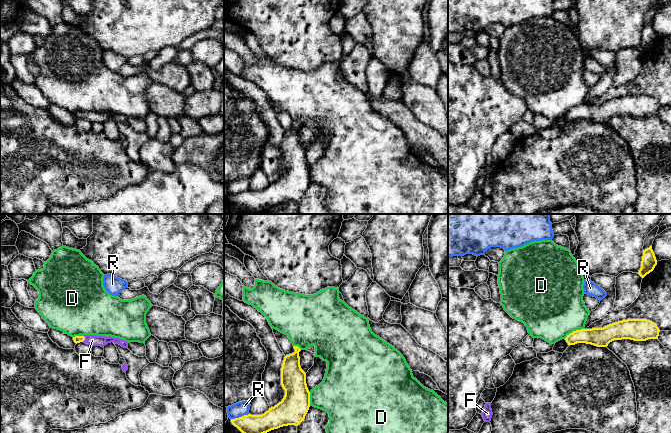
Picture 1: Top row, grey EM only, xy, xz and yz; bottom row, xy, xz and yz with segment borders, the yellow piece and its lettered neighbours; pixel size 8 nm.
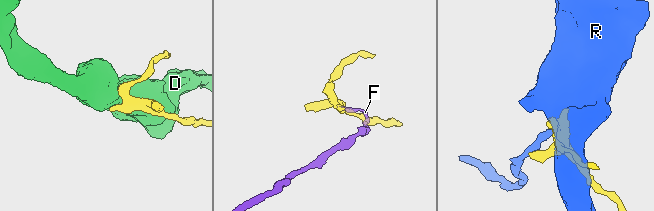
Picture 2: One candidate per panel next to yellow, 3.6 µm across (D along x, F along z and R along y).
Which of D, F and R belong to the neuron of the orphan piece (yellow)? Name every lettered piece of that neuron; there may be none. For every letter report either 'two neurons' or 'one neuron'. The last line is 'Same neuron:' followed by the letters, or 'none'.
D: two neurons
F: one neuron
R: two neurons
Same neuron: F

